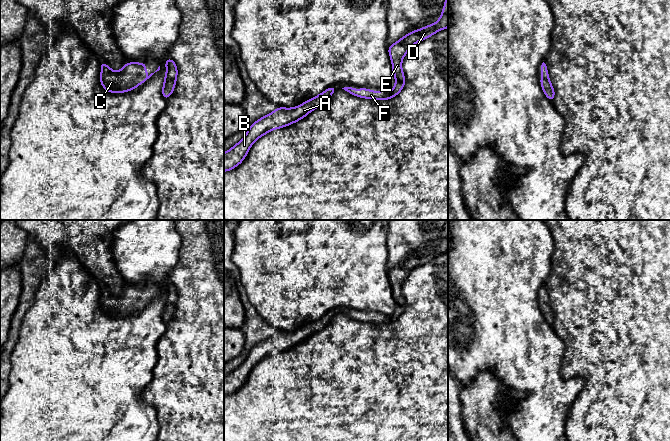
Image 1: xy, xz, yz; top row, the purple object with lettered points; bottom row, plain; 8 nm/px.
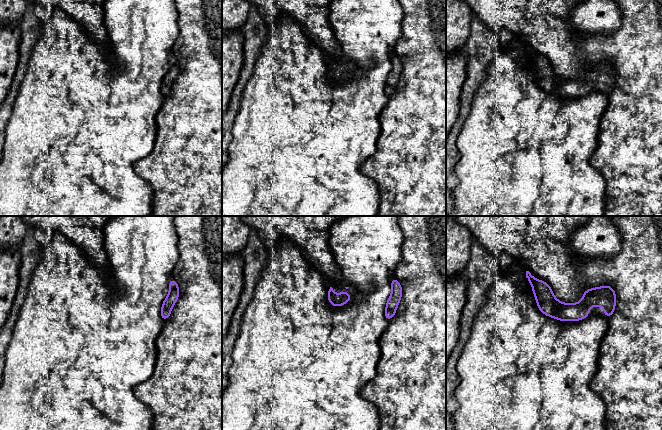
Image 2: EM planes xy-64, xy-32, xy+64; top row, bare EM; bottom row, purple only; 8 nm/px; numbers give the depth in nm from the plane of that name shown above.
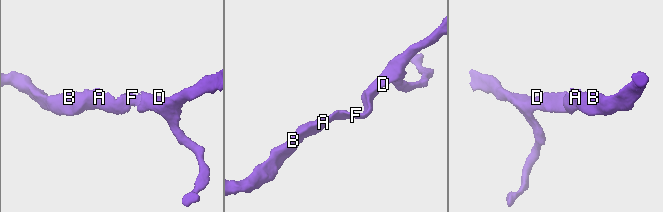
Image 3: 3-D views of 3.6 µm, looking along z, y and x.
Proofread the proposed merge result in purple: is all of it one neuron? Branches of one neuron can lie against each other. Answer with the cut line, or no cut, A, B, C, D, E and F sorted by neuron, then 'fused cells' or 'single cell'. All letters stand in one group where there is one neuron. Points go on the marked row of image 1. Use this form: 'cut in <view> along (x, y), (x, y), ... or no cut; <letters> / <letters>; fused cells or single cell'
no cut; A B C D E F; single cell

